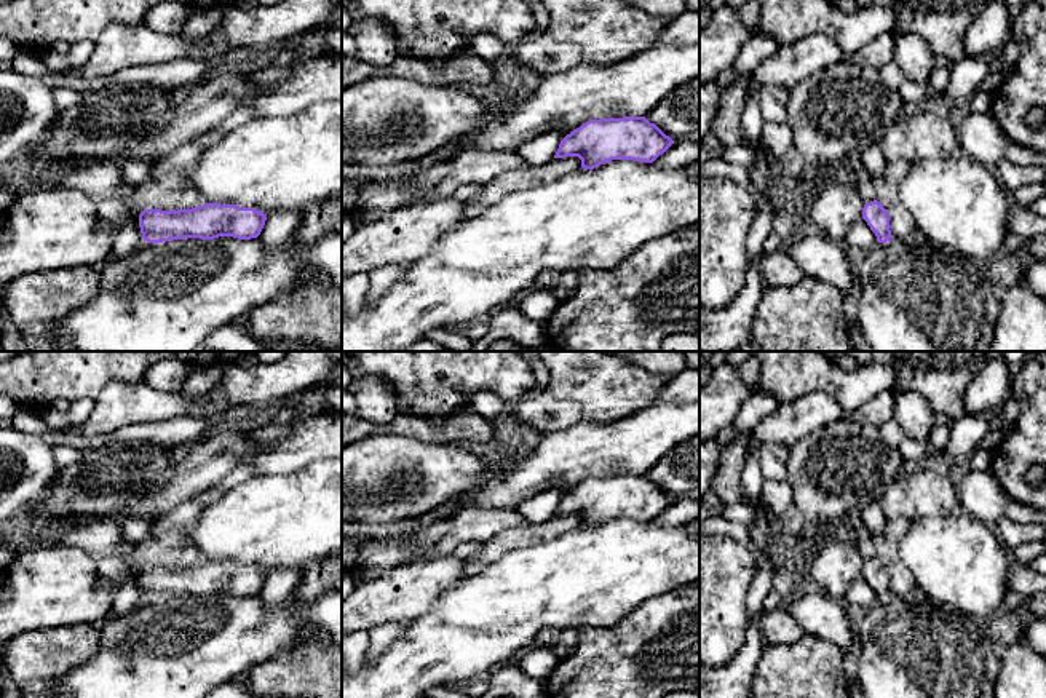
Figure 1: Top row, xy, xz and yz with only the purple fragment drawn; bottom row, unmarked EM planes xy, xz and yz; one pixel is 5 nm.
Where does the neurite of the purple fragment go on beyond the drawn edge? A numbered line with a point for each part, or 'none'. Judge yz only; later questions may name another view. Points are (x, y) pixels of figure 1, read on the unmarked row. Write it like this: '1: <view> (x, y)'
1: yz (864, 543)

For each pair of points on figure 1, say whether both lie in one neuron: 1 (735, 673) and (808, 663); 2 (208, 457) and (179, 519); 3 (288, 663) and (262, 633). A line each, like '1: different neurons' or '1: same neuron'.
1: different neurons
2: different neurons
3: different neurons

